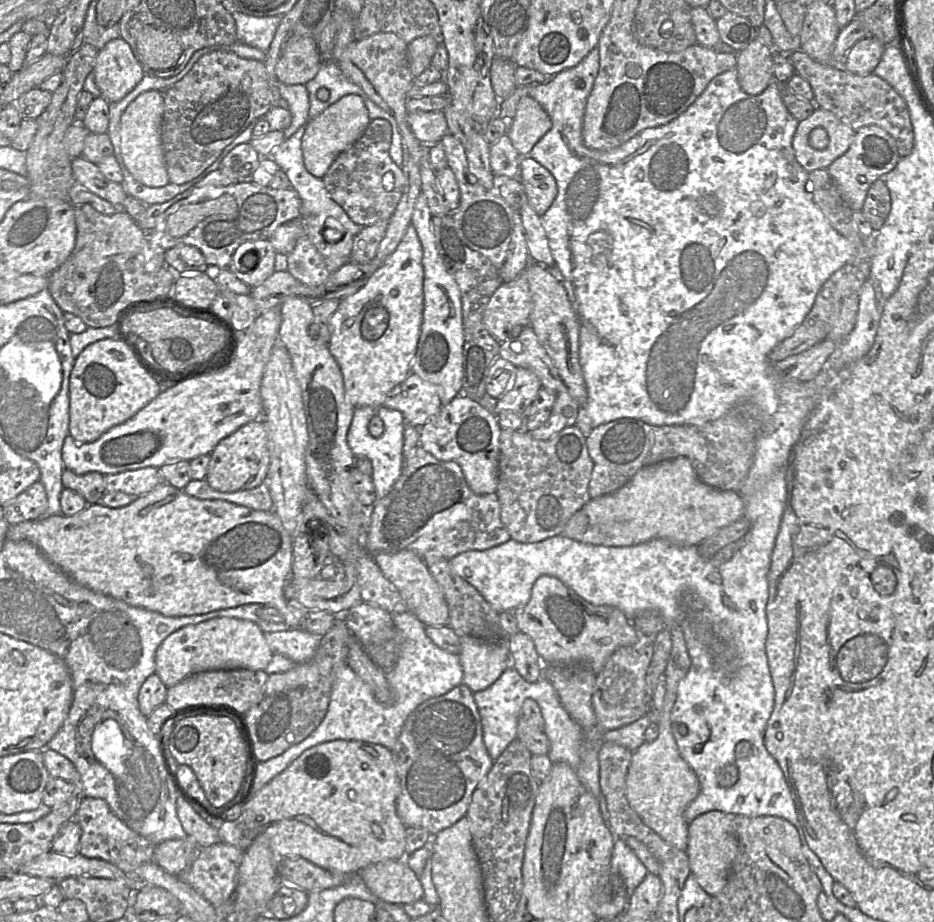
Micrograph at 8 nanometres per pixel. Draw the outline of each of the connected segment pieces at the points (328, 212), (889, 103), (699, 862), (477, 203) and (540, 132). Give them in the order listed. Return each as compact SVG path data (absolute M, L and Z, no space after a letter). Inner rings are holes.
M306 125L299 128L295 134L290 138L285 139L277 148L275 148L268 157L271 157L278 164L280 169L285 172L293 189L301 198L301 219L298 220L301 220L302 222L302 220L307 220L310 216L325 217L325 219L332 217L341 223L346 232L349 232L355 237L365 226L354 223L344 209L331 198L323 179L313 176L305 168L302 152L302 138L305 134L305 130Z
M802 50L787 56L795 72L810 84L816 107L832 112L855 131L869 125L879 126L895 139L900 158L911 154L914 130L909 109L902 96L888 82L874 73L861 76L847 71L843 65L819 63Z
M710 811L695 818L688 829L687 855L690 871L702 889L716 896L725 887L732 863L738 852L736 815Z
M447 134L439 143L446 154L448 167L453 171L460 190L460 204L453 211L453 218L462 232L465 243L487 257L499 272L507 255L515 210L498 194L497 190L487 190L477 182L477 178L470 173L465 148L456 137Z
M529 94L519 100L516 114L508 122L507 135L521 157L529 155L535 144L552 127L548 113Z

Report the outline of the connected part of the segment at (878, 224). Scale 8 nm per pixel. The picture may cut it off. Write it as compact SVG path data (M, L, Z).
M882 179L876 180L868 190L862 213L875 232L885 224L891 210L891 195Z

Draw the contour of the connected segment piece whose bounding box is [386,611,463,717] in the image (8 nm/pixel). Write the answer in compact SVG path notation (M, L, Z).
M411 612L393 615L393 623L398 635L399 656L394 667L386 671L391 689L405 694L406 702L398 714L408 715L424 701L446 694L459 684L463 684L463 670L458 654L449 653L437 645L425 633L425 625Z

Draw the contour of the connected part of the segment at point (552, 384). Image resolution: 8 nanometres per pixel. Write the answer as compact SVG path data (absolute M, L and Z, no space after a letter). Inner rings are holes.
M530 325L523 327L518 337L501 342L499 355L516 368L533 372L542 387L556 394L566 391L566 385Z

